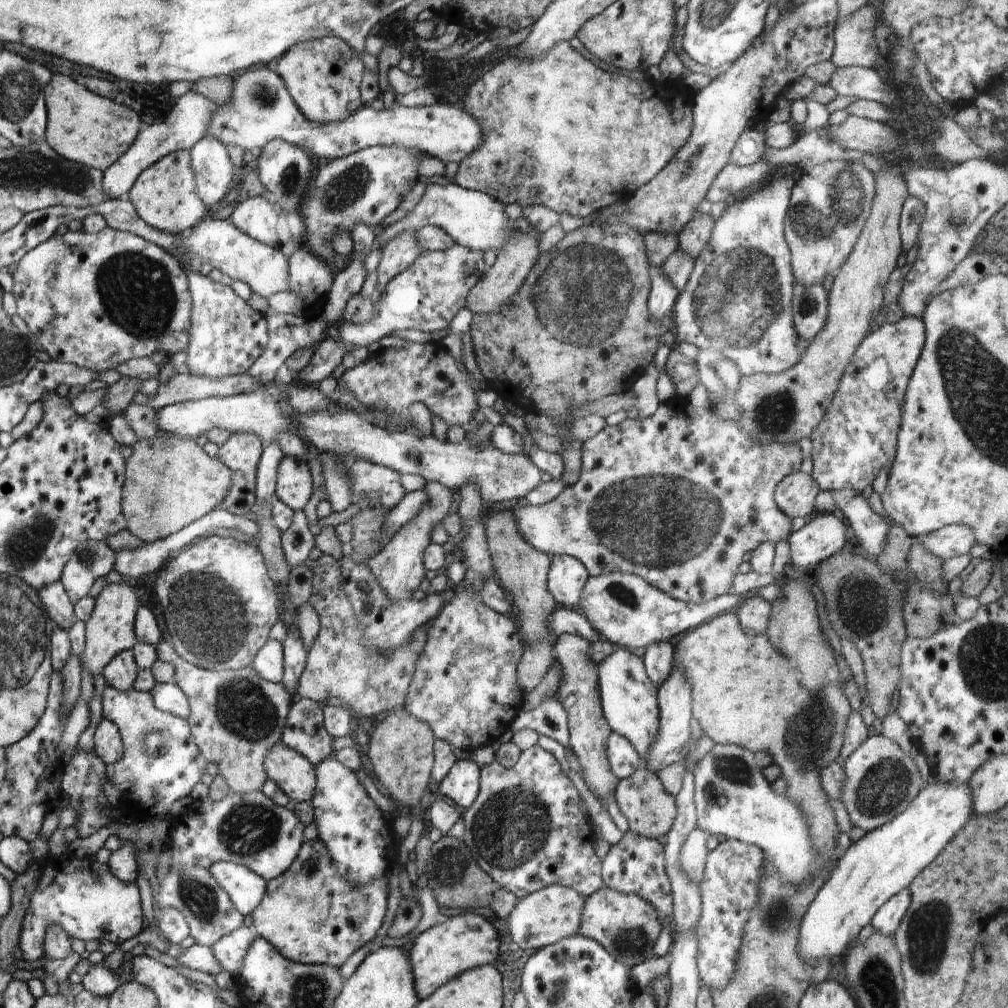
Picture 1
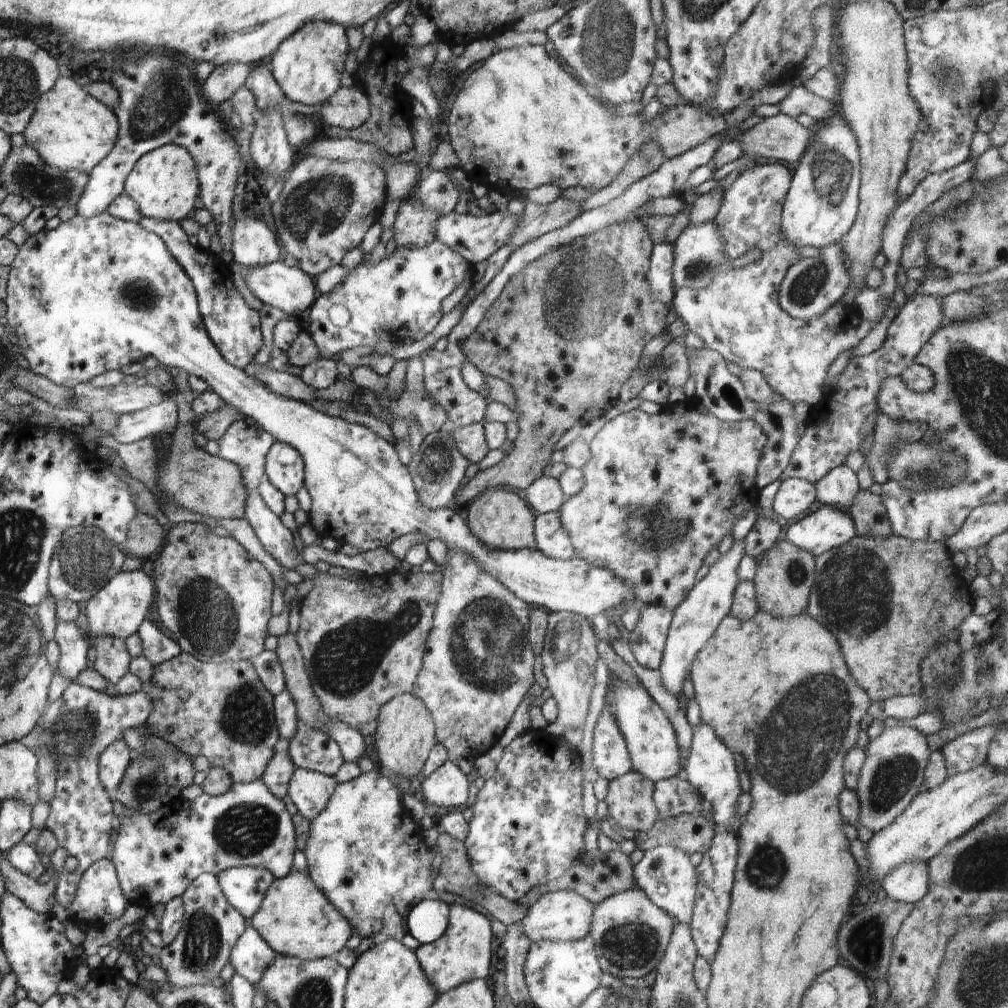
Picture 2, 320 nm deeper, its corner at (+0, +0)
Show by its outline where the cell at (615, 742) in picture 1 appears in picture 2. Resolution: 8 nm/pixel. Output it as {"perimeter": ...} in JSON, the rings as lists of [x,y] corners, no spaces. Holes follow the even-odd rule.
{"perimeter":[[[604,708],[593,730],[593,768],[611,781],[633,770],[624,737],[615,716]]]}

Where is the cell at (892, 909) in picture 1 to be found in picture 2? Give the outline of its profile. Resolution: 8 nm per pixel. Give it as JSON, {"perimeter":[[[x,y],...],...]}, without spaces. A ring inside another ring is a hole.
{"perimeter":[[[910,861],[893,868],[879,882],[888,897],[898,902],[914,904],[929,889],[929,868],[924,861]]]}

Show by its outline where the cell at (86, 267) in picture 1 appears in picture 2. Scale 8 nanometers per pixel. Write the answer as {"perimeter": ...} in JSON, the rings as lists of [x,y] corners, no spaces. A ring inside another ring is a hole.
{"perimeter":[[[107,212],[97,214],[90,218],[76,214],[70,218],[70,220],[61,222],[52,230],[44,228],[40,232],[30,235],[26,241],[19,246],[18,254],[10,266],[4,302],[6,303],[5,316],[6,320],[8,320],[7,325],[14,330],[15,338],[22,347],[22,355],[27,363],[27,367],[32,372],[45,376],[54,384],[62,385],[63,387],[71,389],[81,383],[92,381],[94,376],[98,376],[98,374],[102,374],[103,372],[108,372],[108,370],[119,370],[122,366],[132,364],[132,362],[142,363],[145,358],[148,358],[148,356],[156,358],[159,364],[163,365],[167,369],[176,366],[176,368],[179,368],[180,371],[186,371],[189,375],[194,374],[194,376],[202,378],[202,380],[209,385],[209,389],[214,391],[230,407],[237,409],[243,414],[243,416],[253,418],[256,421],[256,424],[258,424],[262,430],[269,432],[276,441],[288,443],[292,446],[292,448],[295,448],[300,453],[305,466],[305,479],[303,485],[306,487],[306,490],[308,490],[312,499],[312,506],[308,513],[308,522],[310,522],[318,533],[318,536],[322,539],[334,541],[339,545],[351,544],[352,546],[356,546],[359,551],[371,551],[380,547],[386,548],[393,540],[400,538],[402,535],[425,532],[425,536],[428,541],[441,540],[444,544],[446,544],[450,552],[464,553],[470,559],[473,559],[477,566],[484,572],[491,574],[491,576],[498,582],[501,582],[506,588],[508,588],[514,596],[517,596],[520,600],[527,602],[530,606],[541,607],[548,612],[568,611],[570,613],[577,613],[589,620],[591,620],[593,616],[596,616],[596,614],[604,614],[605,610],[614,609],[625,601],[632,601],[633,598],[635,598],[633,594],[633,586],[630,583],[618,578],[610,569],[594,567],[590,563],[584,562],[582,559],[578,558],[576,554],[568,559],[556,559],[546,556],[537,548],[534,550],[520,549],[513,551],[510,549],[493,549],[486,546],[477,536],[474,536],[474,533],[468,528],[461,510],[455,506],[429,509],[419,501],[409,470],[407,469],[407,466],[398,459],[394,446],[382,437],[377,436],[371,429],[357,423],[350,423],[340,417],[330,417],[315,410],[304,401],[297,401],[291,398],[286,398],[285,396],[280,396],[278,393],[271,391],[265,384],[262,384],[262,381],[259,381],[256,377],[247,375],[244,370],[240,370],[239,368],[230,365],[225,358],[222,358],[220,351],[216,348],[216,345],[208,336],[206,327],[203,324],[201,312],[199,311],[197,294],[191,278],[188,278],[184,269],[172,256],[172,253],[164,244],[162,237],[154,234],[152,231],[146,230],[140,223],[125,221],[116,218],[114,215],[108,214]],[[118,306],[132,306],[136,312],[122,314],[122,310],[118,312]]]}

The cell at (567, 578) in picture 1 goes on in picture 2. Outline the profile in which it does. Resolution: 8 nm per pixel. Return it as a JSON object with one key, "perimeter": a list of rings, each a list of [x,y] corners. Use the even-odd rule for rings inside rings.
{"perimeter":[[[561,511],[541,513],[534,524],[536,546],[540,552],[556,559],[568,559],[576,554],[571,533],[561,521]]]}

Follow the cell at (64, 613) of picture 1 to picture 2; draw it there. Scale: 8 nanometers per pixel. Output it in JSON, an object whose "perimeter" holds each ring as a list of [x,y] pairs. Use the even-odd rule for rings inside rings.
{"perimeter":[[[57,620],[53,638],[61,649],[61,656],[56,670],[72,683],[84,672],[88,662],[88,642],[84,632],[74,623],[63,623]]]}

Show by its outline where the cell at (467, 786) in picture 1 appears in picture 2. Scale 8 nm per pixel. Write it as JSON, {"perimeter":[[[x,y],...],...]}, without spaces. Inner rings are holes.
{"perimeter":[[[447,760],[420,783],[423,794],[421,800],[424,804],[442,808],[458,808],[466,804],[468,787],[466,775],[456,763]]]}

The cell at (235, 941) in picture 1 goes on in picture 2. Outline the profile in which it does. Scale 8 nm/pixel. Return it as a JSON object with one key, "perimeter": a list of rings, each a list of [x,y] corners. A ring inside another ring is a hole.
{"perimeter":[[[249,927],[245,928],[233,946],[229,963],[236,973],[256,985],[277,956],[262,935],[254,927]]]}

